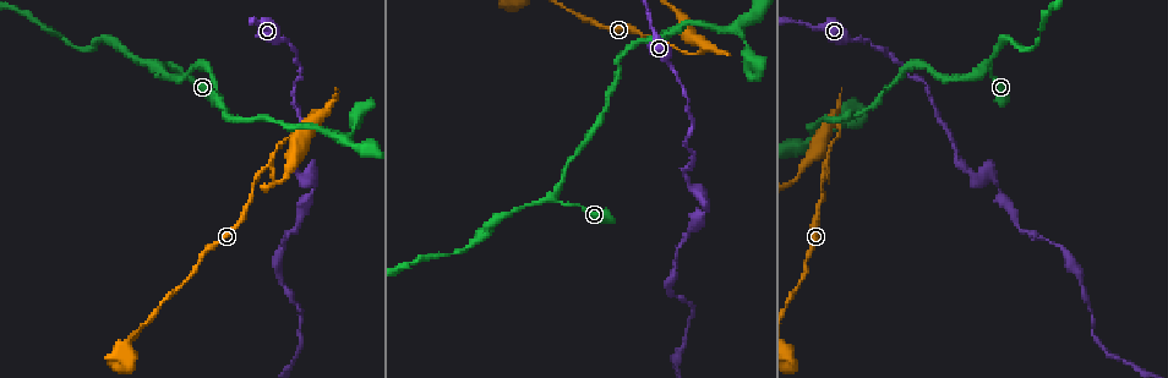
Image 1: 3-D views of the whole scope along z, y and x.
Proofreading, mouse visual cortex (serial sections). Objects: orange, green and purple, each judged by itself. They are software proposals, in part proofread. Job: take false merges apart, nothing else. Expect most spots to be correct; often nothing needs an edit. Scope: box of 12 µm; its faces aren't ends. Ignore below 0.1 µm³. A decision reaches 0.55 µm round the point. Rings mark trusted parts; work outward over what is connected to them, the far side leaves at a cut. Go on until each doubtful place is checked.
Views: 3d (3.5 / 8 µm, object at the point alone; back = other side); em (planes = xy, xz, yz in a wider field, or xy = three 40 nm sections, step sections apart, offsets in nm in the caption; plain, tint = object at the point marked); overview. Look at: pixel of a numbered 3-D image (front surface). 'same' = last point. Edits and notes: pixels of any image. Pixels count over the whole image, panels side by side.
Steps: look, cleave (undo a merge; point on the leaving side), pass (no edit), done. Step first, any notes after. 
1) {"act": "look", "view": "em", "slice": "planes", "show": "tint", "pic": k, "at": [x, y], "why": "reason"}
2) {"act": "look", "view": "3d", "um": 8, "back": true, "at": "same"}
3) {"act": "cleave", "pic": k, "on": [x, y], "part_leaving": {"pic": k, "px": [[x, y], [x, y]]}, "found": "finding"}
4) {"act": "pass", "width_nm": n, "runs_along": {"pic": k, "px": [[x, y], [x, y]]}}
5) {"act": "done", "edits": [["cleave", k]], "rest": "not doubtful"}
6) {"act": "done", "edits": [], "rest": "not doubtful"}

{"act": "look", "view": "3d", "um": 8, "pic": 1, "at": [837, 133], "why": "abrupt turn"}

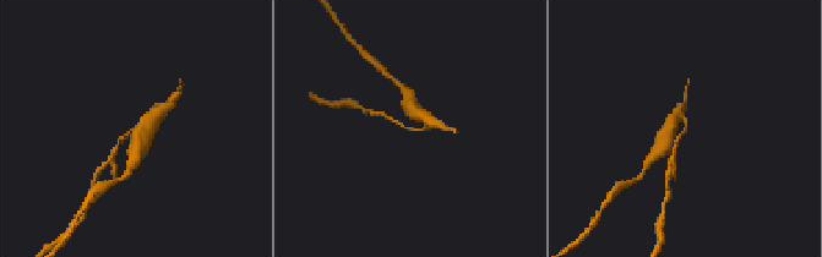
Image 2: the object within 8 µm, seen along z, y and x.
{"act": "look", "view": "em", "slice": "planes", "show": "tint", "pic": 2, "at": [418, 130], "why": "now the EM"}

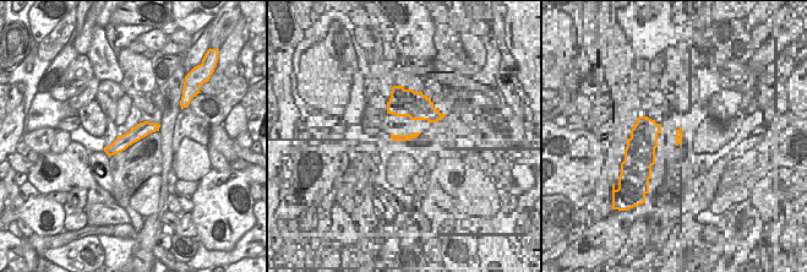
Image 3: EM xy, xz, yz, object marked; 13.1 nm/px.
{"act": "cleave", "pic": 2, "on": [150, 135], "part_leaving": {"pic": 2, "px": [[156, 118], [139, 136], [134, 156]]}, "found": "a second cell is stuck on"}

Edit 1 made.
{"act": "look", "view": "3d", "um": 3.5, "pic": 1, "at": [161, 68], "why": "abrupt turn"}

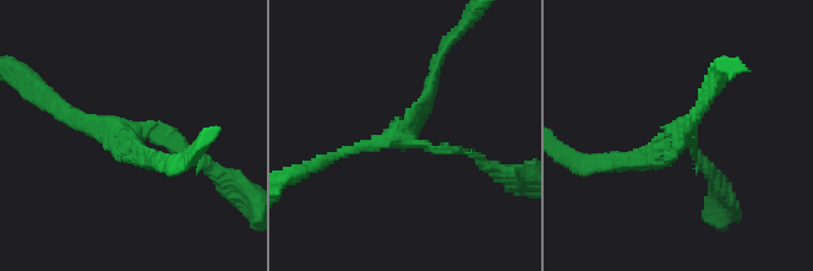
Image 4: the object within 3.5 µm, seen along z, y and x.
{"act": "look", "view": "em", "slice": "xy", "step": 5, "show": "tint", "pic": 4, "at": [681, 140], "arms": 3, "arm_widths_nm": [100, 150, 200]}

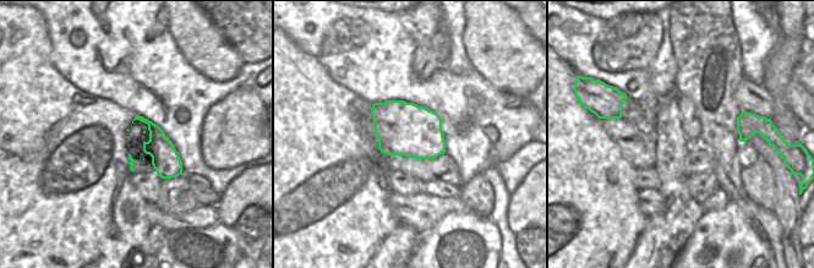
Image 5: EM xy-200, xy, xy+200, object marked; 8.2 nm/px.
{"act": "pass", "found": "continuous, no second cell"}

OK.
{"act": "look", "view": "3d", "um": 3.5, "pic": 1, "at": [731, 27], "why": "sharp bend"}

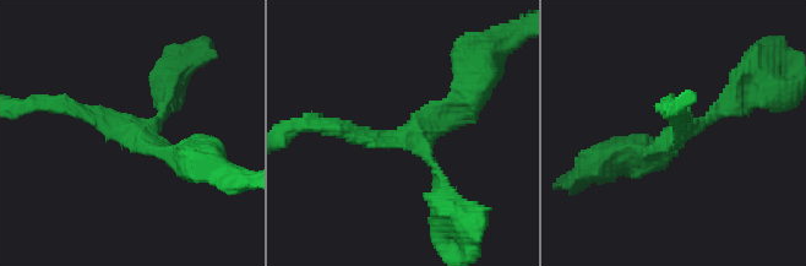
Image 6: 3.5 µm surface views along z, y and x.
{"act": "look", "view": "em", "slice": "xy", "step": 3, "show": "tint", "pic": 6, "at": [678, 126], "arms": 3, "arm_widths_nm": [150, 200, 200]}

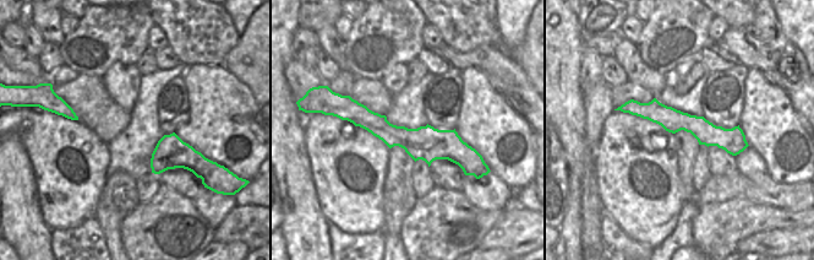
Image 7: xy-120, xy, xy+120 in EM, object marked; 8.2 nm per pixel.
{"act": "look", "view": "em", "slice": "xy", "step": 2, "show": "tint", "at": "same", "why": "cut it another way"}

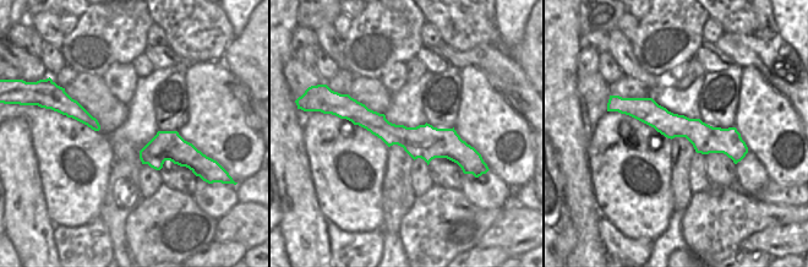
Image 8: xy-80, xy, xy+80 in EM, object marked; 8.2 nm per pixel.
{"act": "pass", "runs_along": {"pic": 8, "px": [[347, 109], [467, 153]]}, "found": "continuous, no second cell"}

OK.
{"act": "look", "view": "3d", "um": 8, "pic": 1, "at": [704, 212], "why": "abrupt turn"}

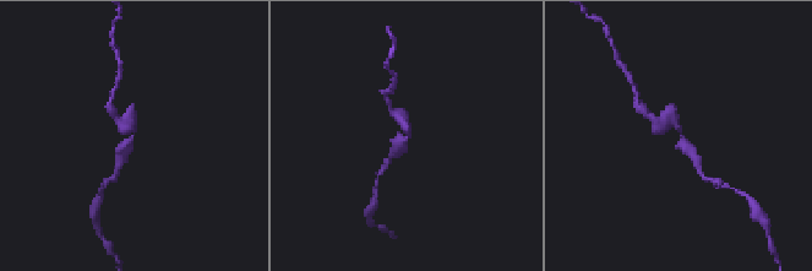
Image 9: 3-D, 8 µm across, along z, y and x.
{"act": "look", "view": "3d", "um": 3.5, "pic": 9, "at": [408, 136]}

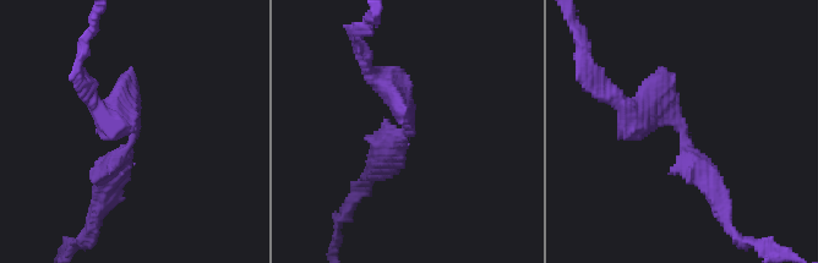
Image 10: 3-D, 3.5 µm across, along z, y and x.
{"act": "look", "view": "em", "slice": "xy", "step": 2, "show": "tint", "pic": 10, "at": [405, 134], "arm_widths_nm": [300, 350]}

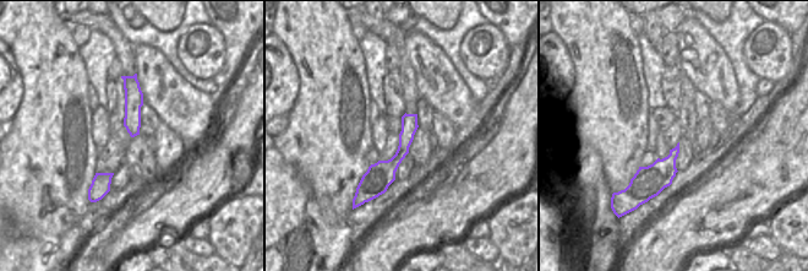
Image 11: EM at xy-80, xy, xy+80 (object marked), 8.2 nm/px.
{"act": "pass", "width_nm": 140, "runs_along": {"pic": 11, "px": [[414, 117], [400, 155], [364, 189]]}, "found": "continuous, no second cell"}

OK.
{"act": "done", "edits": [["cleave", 2]], "rest": "not doubtful"}

